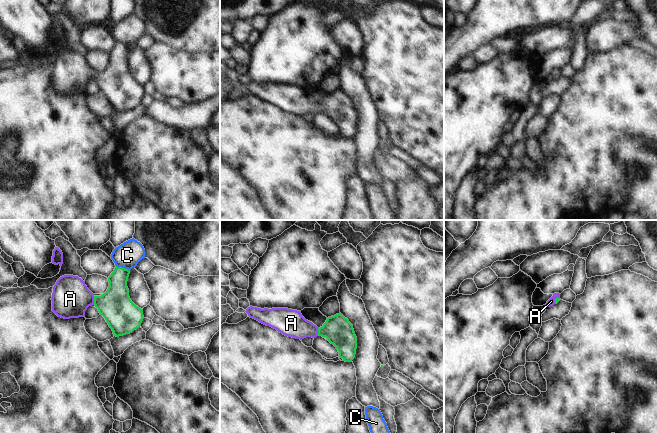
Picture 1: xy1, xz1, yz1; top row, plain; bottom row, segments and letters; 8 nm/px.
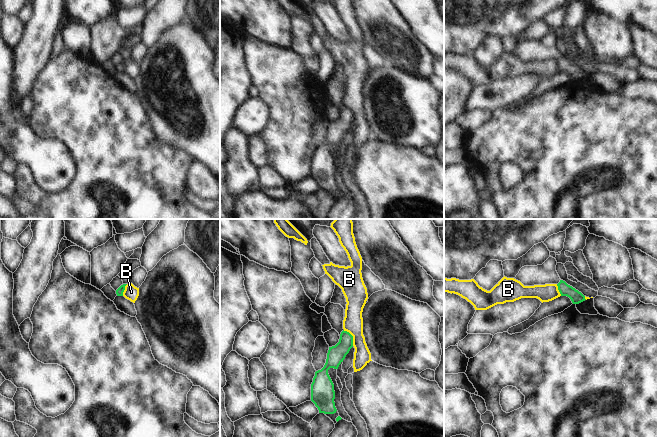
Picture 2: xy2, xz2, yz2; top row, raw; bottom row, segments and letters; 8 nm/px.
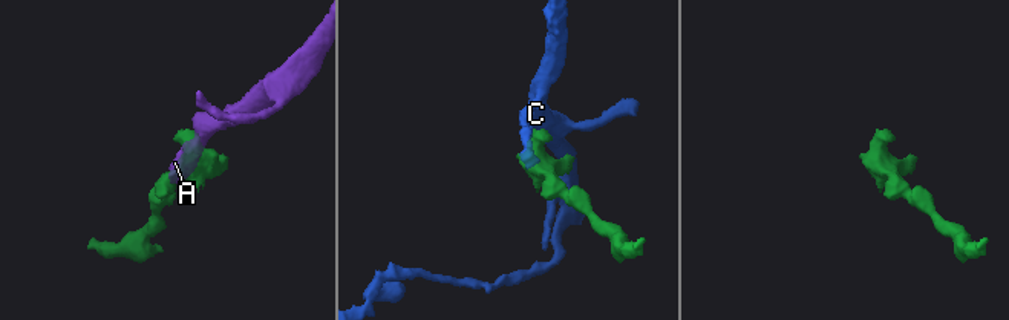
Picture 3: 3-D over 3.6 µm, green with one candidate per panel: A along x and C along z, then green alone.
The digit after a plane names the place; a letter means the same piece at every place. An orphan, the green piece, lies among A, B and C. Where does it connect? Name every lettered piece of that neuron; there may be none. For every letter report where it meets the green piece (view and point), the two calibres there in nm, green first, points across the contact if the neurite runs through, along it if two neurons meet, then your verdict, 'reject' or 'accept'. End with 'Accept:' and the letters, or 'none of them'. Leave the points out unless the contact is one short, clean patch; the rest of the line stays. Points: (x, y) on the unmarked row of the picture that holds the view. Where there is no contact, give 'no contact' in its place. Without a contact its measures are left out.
A: meets green in xy1 at (94, 76); 260 nm thick on the green side, 300 nm on the other; runs through xy1 (121, 90), (112, 81), (94, 76), (70, 75); accept
B: meets green in xz2 at (352, 112); 150 nm thick on the green side, 160 nm on the other; border along xz2 (343, 106), (346, 106), (352, 112), (353, 121); reject
C: meets green in xy1 at (123, 44); 200 nm thick on the green side, 200 nm on the other; border along xy1 (116, 41), (129, 46); reject
Accept: A

